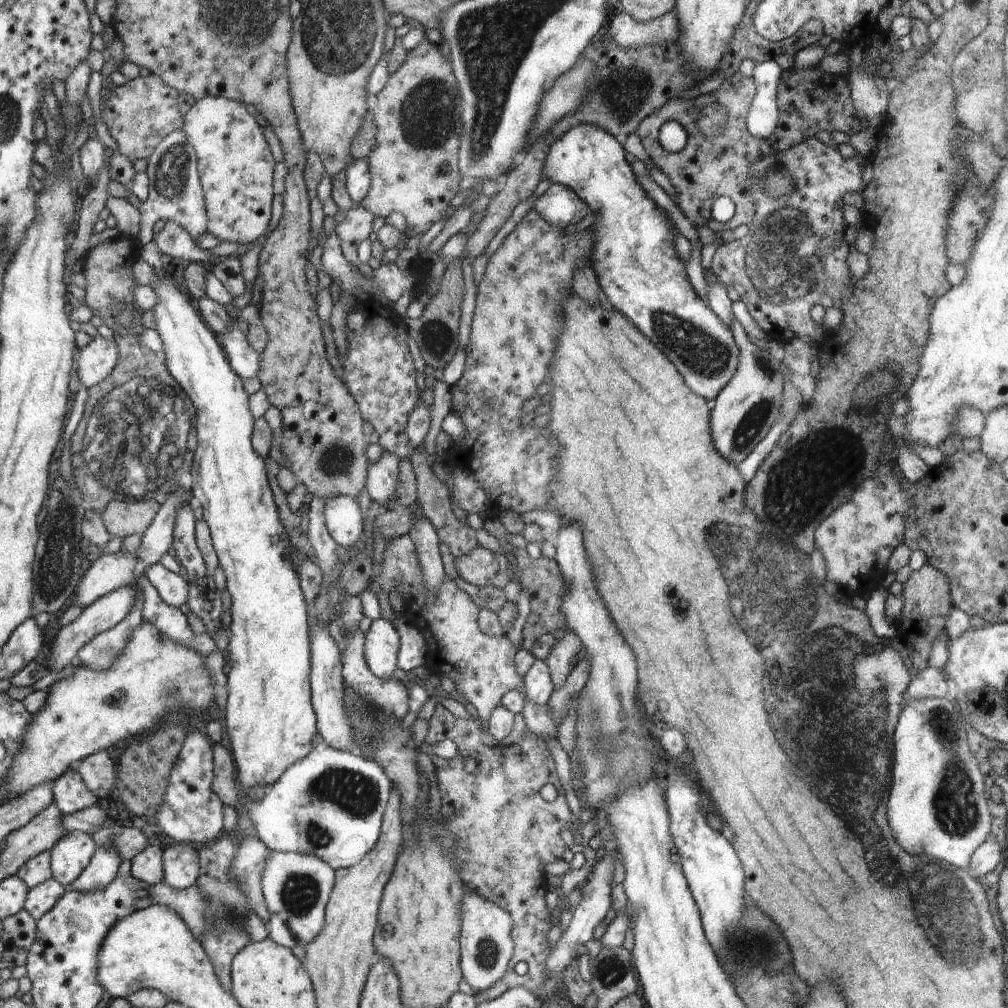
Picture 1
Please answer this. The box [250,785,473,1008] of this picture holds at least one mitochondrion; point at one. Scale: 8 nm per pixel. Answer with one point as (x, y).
(301, 893)

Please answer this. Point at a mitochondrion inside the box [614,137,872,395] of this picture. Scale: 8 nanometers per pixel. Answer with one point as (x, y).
(788, 263)

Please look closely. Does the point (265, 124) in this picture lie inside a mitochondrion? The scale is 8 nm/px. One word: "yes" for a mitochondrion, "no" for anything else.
no

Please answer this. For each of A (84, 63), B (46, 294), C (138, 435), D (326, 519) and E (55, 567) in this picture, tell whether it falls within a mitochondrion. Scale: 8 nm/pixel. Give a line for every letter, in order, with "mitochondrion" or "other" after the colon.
A: other
B: other
C: mitochondrion
D: other
E: mitochondrion

